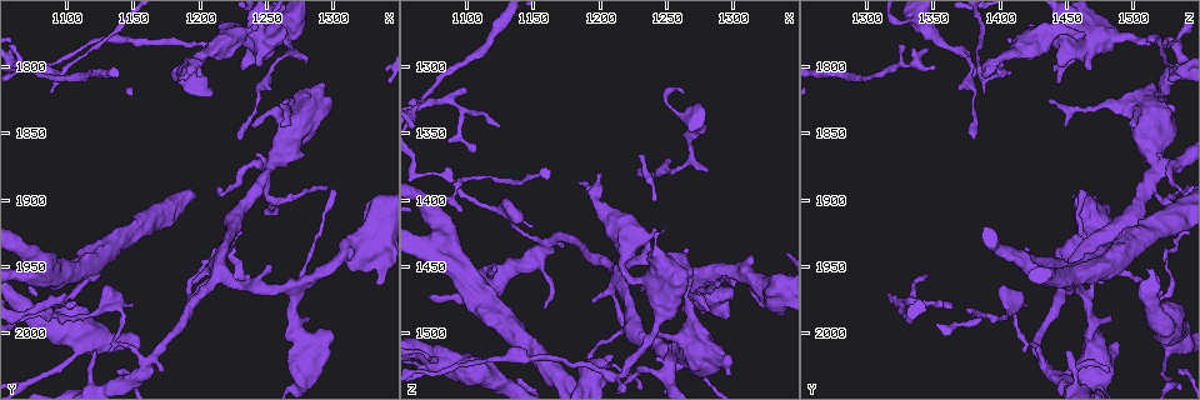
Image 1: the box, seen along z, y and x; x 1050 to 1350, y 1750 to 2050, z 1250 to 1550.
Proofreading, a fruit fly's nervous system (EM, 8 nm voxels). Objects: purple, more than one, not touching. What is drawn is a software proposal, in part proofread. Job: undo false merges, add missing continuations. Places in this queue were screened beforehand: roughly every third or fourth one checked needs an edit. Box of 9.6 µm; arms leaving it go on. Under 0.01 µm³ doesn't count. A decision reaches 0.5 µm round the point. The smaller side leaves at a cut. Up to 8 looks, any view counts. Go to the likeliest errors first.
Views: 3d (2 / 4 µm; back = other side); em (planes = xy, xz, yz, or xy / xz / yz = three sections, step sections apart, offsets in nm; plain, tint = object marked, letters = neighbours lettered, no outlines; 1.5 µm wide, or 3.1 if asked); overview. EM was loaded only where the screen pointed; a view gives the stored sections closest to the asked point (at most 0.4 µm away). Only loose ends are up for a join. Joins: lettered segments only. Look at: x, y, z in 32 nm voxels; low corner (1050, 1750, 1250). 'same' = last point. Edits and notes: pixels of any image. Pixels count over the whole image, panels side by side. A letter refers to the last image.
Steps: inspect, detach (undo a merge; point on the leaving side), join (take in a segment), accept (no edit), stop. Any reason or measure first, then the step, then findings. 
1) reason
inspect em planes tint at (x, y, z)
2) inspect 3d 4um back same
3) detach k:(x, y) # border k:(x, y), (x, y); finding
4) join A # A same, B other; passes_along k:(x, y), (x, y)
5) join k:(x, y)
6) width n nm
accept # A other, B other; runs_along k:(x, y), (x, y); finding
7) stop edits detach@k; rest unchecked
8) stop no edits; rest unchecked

a fork
inspect 3d 4um at (1258, 1900, 1522)

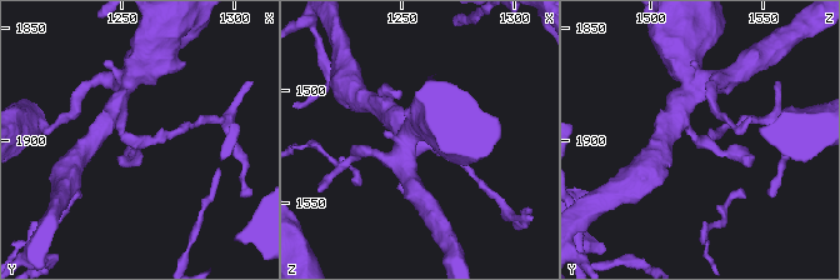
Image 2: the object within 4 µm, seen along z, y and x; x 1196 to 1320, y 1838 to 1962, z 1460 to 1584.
shape alone is not enough
inspect em planes letters at (1258, 1901, 1524)

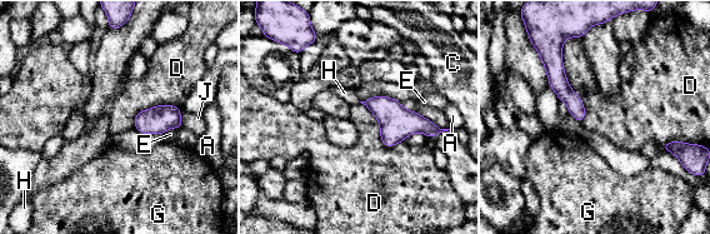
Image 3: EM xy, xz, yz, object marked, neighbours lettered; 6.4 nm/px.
accept # A other, C other, D other, E other, G other, H other, J other; continuous, no second neuron

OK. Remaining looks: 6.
an open end
inspect 3d 2um back at (1126, 1956, 1346)

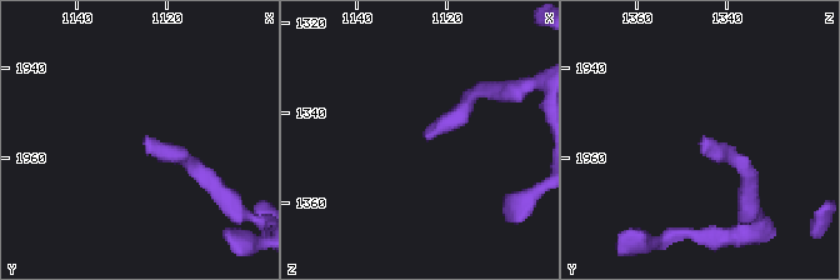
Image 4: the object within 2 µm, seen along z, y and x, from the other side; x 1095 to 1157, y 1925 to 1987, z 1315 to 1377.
inspect em yz step 4 tint at (1125, 1957, 1346)

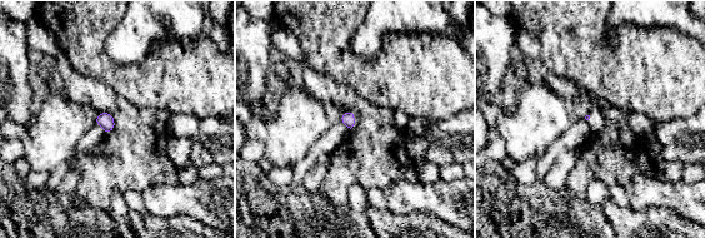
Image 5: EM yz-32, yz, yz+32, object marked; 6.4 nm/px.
inspect em planes letters same

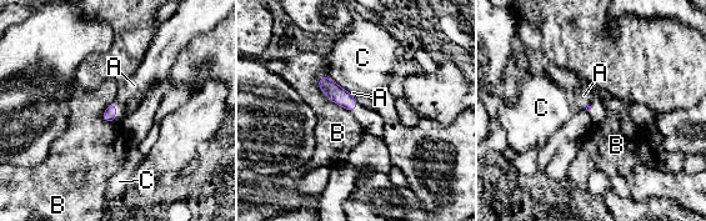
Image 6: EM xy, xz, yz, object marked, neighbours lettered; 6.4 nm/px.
accept # A other, B other, C other; border 6:(320, 76), (320, 89), (350, 112); none of them fits

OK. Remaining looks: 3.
thick turns thin
inspect em planes letters at (1266, 1780, 1352)

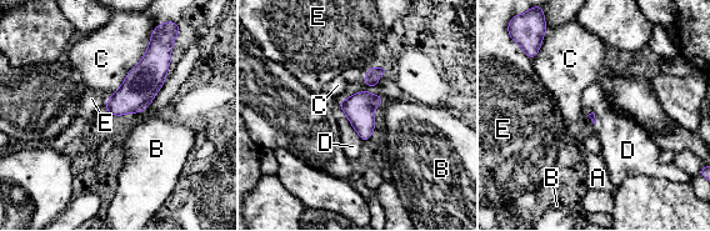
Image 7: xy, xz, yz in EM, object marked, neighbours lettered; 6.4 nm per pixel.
width 40 nm
accept # A other, B other, C other, D other, E other; border 7:(110, 95), (104, 105); all the same neuron

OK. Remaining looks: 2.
stop no edits; rest unchecked

